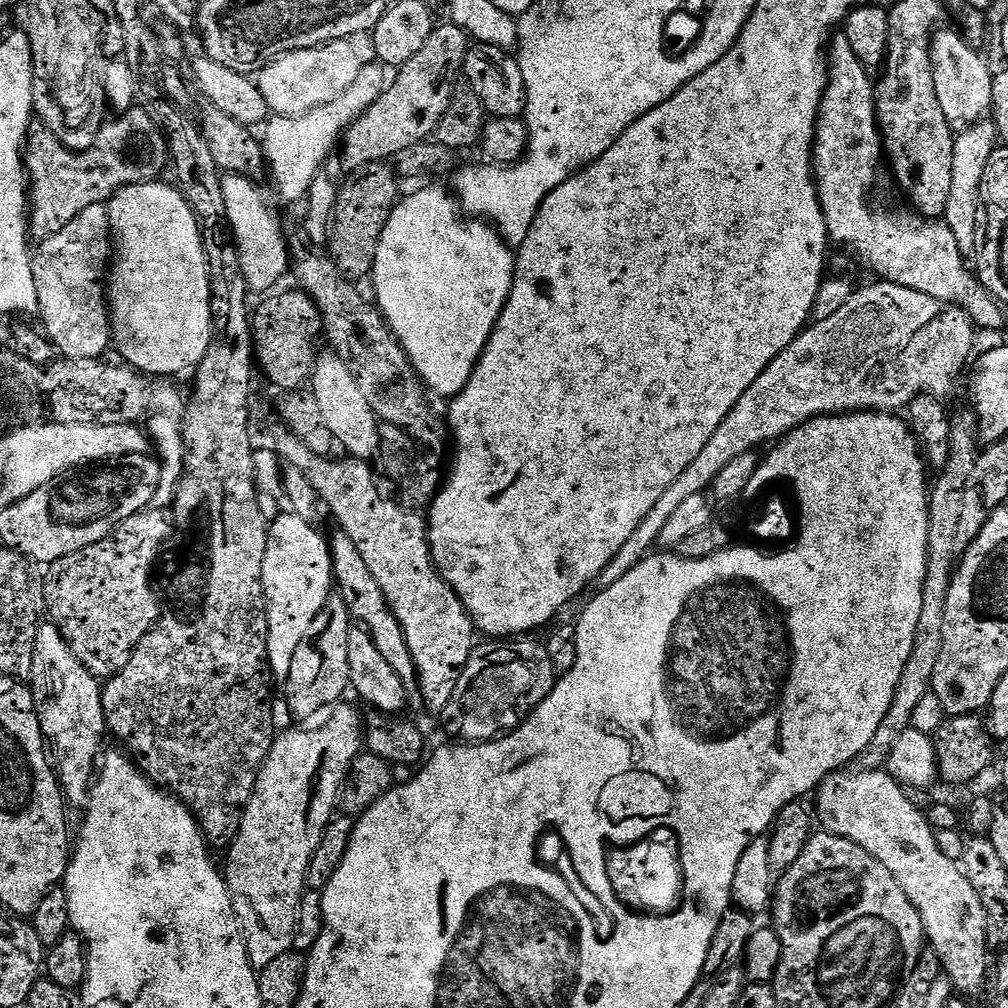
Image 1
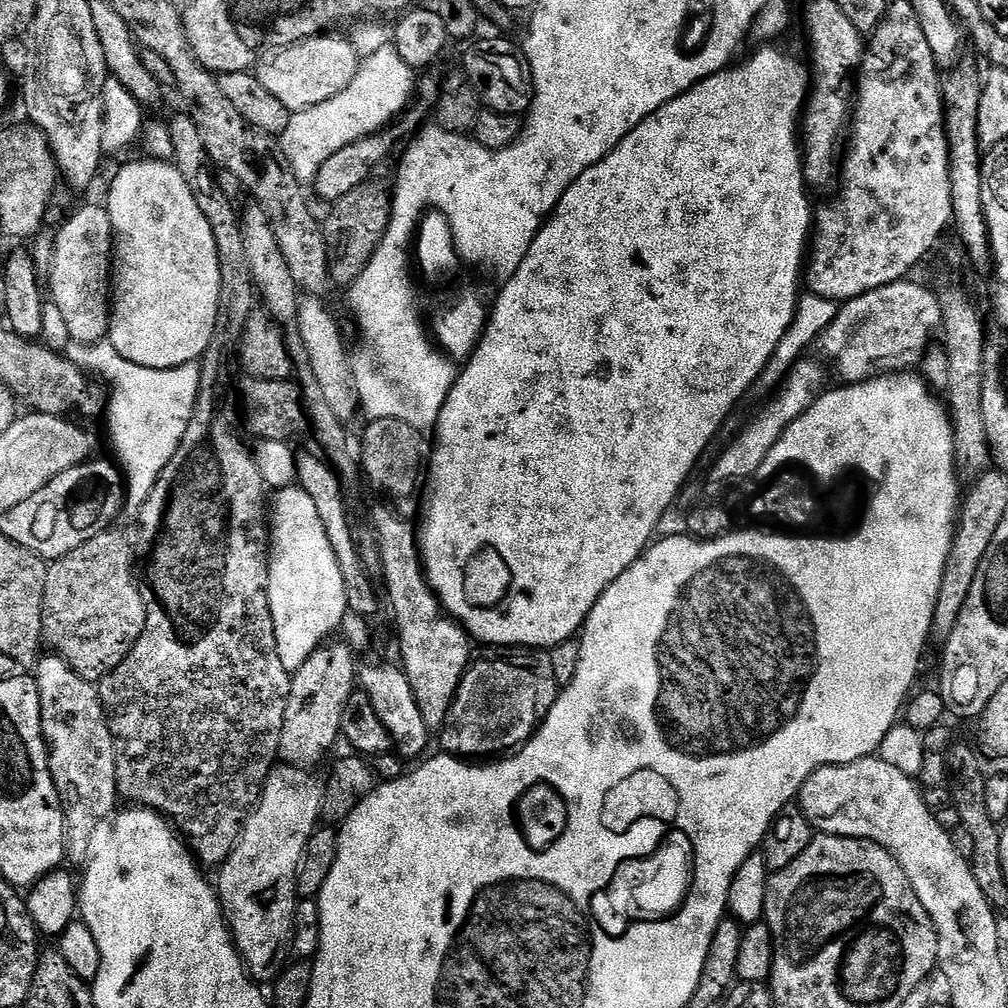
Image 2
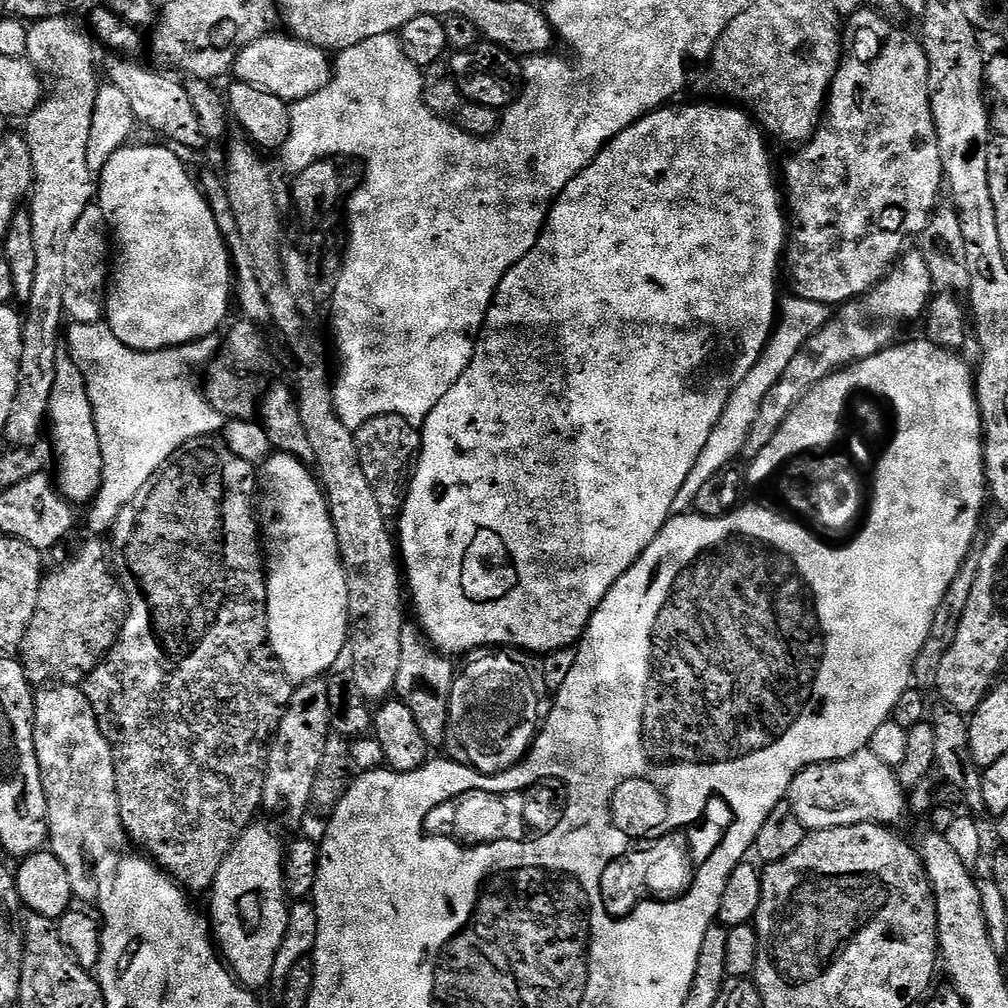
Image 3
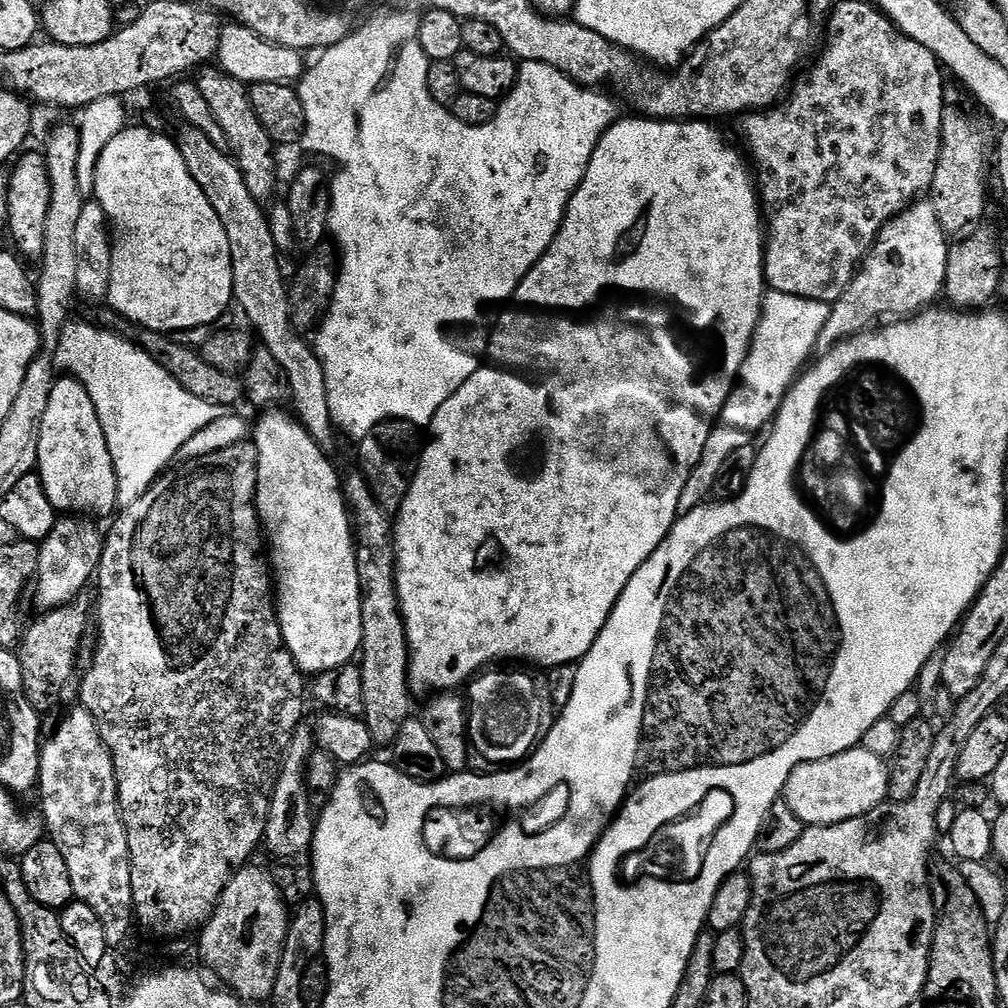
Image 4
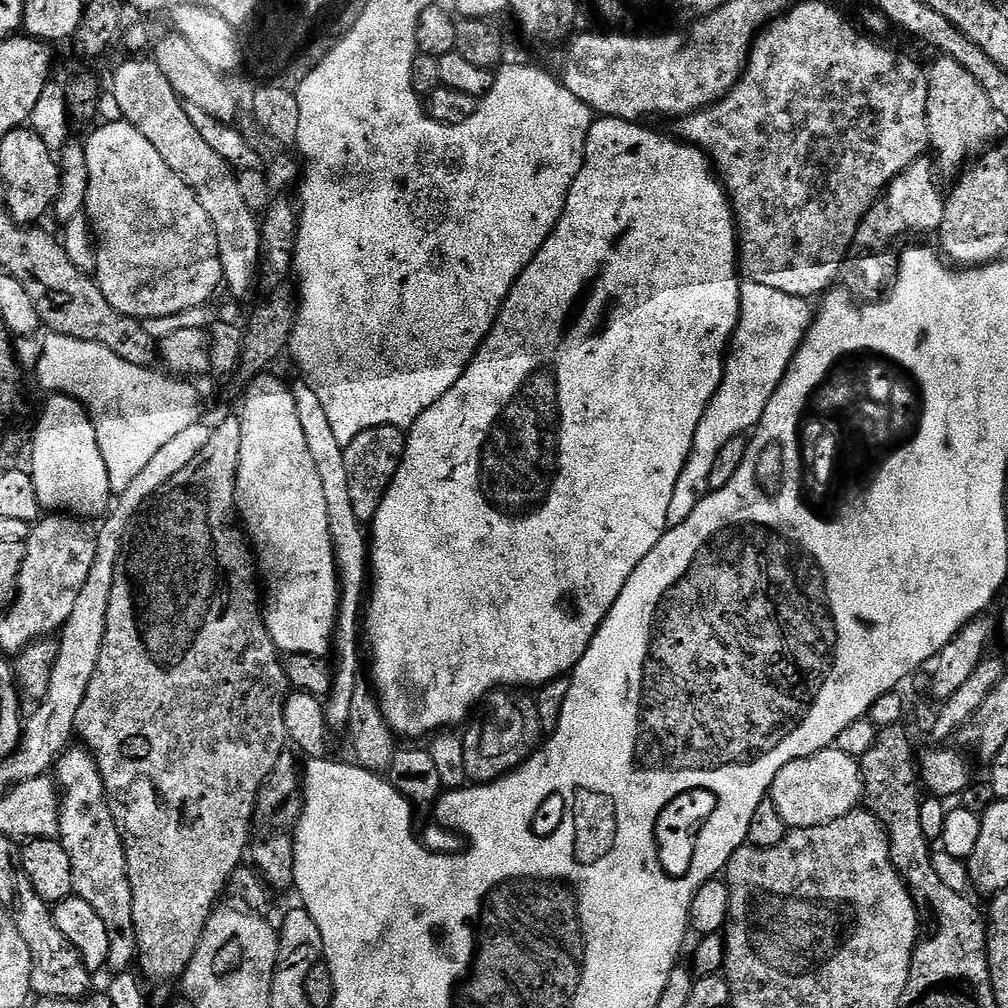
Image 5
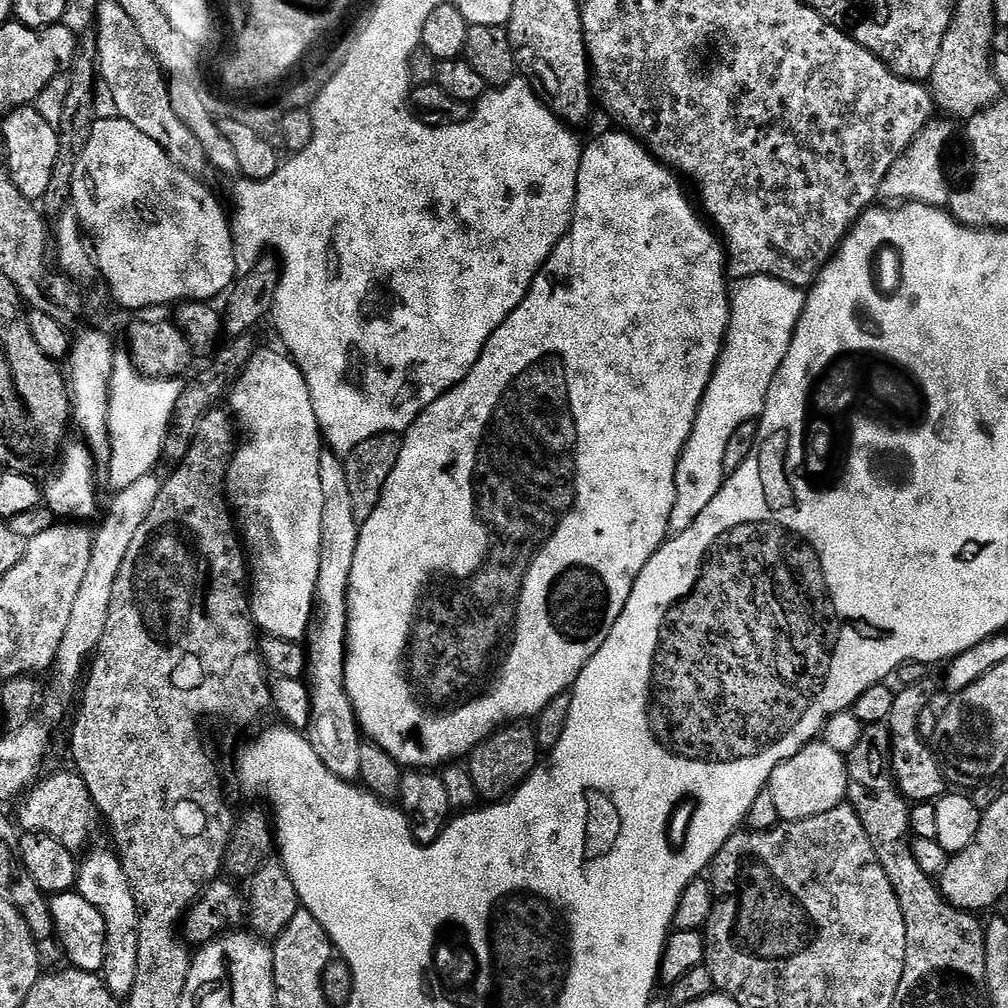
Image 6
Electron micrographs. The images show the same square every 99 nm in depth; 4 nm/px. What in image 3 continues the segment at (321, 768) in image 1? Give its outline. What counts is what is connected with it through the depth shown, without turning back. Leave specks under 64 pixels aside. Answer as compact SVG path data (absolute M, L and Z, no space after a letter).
M260 822L253 823L241 834L228 857L222 862L210 889L210 897L212 896L210 923L215 943L232 975L249 990L264 988L267 984L273 983L274 962L278 958L282 938L286 938L290 904L284 891L285 859L285 841L280 841L270 829L263 828Z

